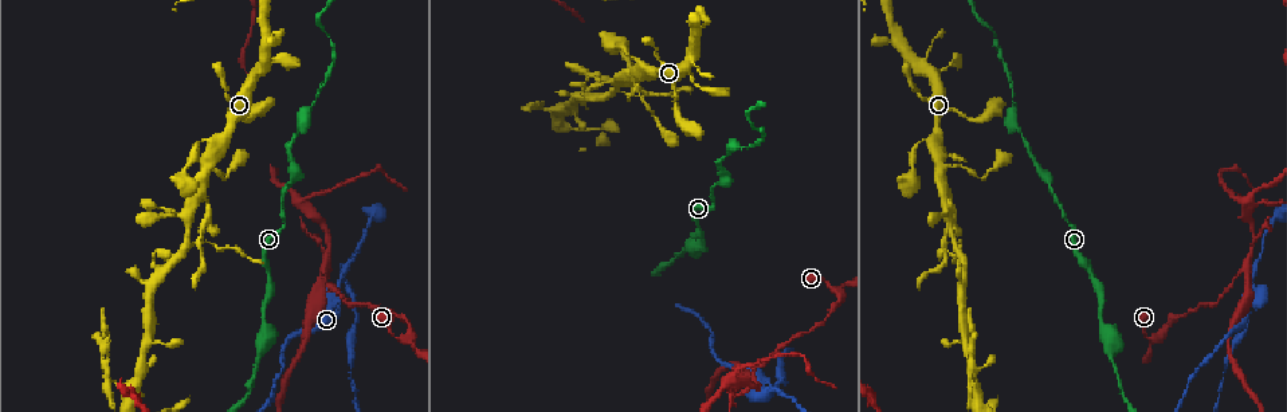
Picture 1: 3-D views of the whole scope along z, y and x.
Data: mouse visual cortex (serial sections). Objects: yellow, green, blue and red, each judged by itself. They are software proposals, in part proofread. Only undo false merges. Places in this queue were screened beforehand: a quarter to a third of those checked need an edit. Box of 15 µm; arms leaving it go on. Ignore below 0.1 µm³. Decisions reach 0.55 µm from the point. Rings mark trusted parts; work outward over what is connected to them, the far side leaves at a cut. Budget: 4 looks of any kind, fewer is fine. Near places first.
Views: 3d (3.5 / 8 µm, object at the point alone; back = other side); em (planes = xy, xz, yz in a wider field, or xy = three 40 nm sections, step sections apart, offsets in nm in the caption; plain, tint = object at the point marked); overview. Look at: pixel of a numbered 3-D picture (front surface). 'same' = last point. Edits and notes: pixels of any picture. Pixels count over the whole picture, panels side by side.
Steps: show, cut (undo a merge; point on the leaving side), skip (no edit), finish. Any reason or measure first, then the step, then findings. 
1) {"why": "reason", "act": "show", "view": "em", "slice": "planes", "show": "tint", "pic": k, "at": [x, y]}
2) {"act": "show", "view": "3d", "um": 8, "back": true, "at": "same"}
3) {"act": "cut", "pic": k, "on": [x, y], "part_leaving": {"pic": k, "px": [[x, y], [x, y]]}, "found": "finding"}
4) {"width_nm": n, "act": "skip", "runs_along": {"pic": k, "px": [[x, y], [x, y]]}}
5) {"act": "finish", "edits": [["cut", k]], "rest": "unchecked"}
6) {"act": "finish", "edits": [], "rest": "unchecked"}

{"why": "side arm on a straight run", "act": "show", "view": "3d", "um": 3.5, "pic": 1, "at": [625, 81]}

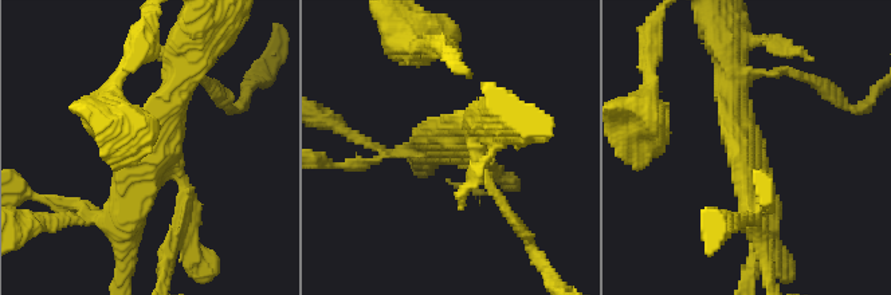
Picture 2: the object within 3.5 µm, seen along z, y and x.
{"arms": 3, "arm_widths_nm": [150, 350, 350], "why": "now the EM", "act": "show", "view": "em", "slice": "xy", "step": 1, "show": "tint", "pic": 2, "at": [746, 147]}

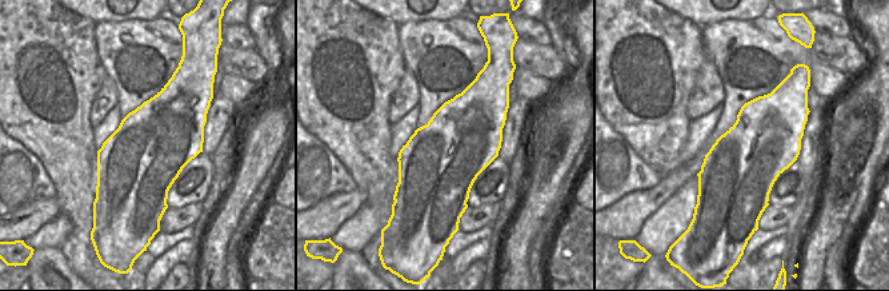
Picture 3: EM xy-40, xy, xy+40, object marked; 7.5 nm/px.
{"act": "skip", "found": "continuous, no second cell"}

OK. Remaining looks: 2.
{"why": "abrupt turn", "act": "show", "view": "3d", "um": 3.5, "pic": 1, "at": [1158, 339]}

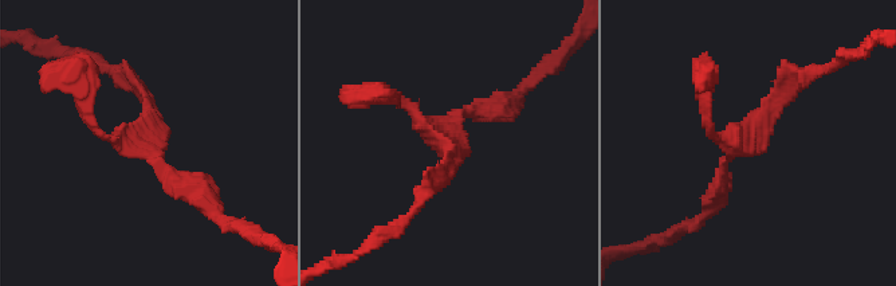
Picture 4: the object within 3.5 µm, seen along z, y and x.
{"act": "show", "view": "em", "slice": "xy", "step": 2, "show": "tint", "pic": 4, "at": [130, 143]}

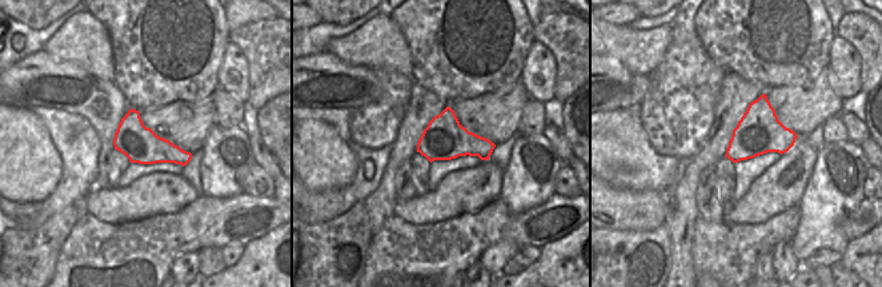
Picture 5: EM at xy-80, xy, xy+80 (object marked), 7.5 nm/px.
{"act": "skip", "runs_along": {"pic": 4, "px": [[381, 93], [452, 148], [435, 183]]}, "found": "all the same cell"}

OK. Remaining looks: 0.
{"act": "finish", "edits": [], "rest": "unchecked"}

